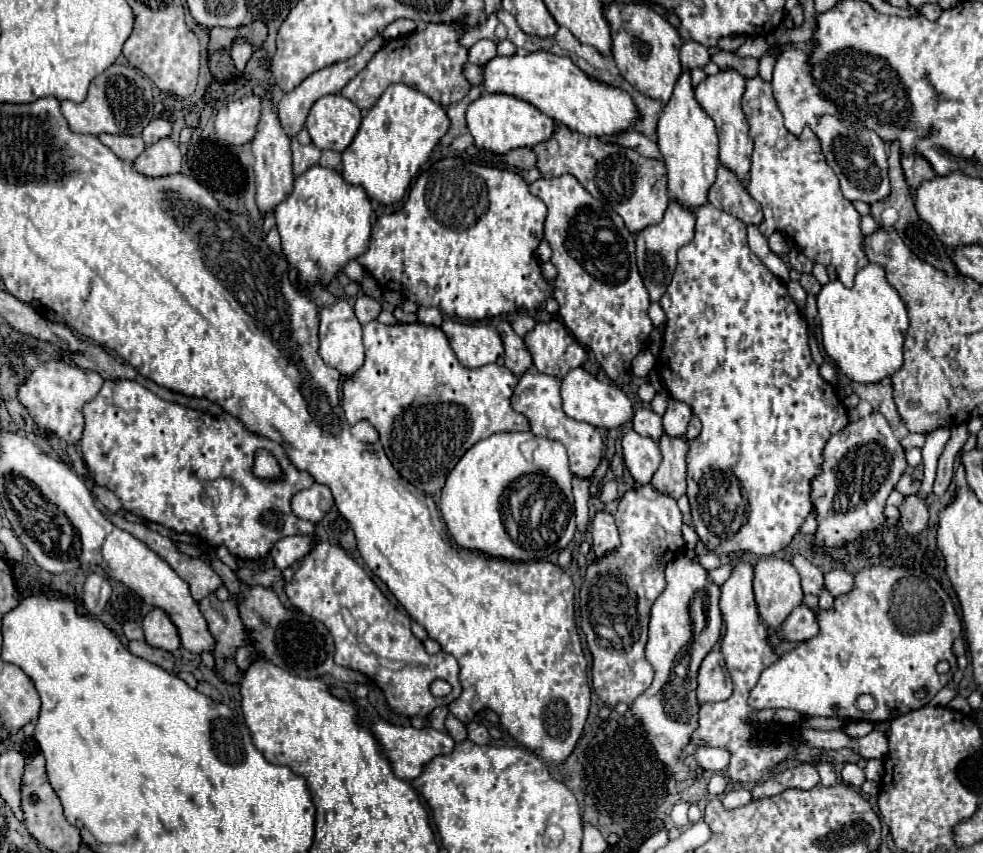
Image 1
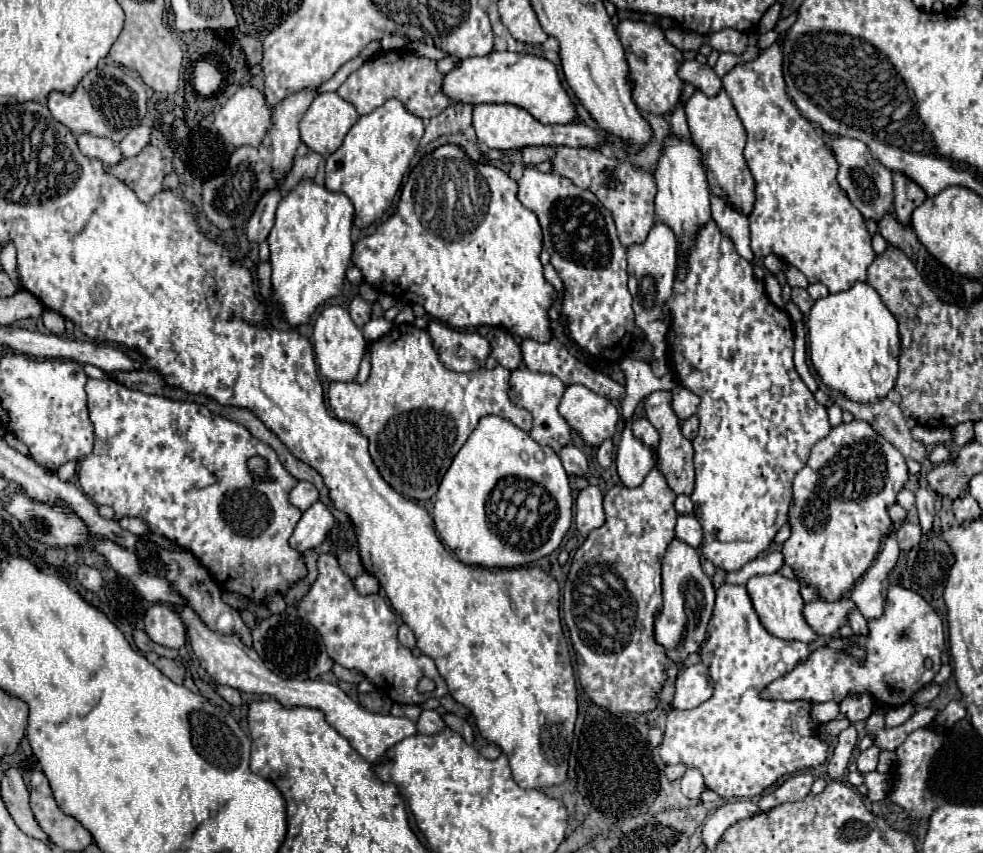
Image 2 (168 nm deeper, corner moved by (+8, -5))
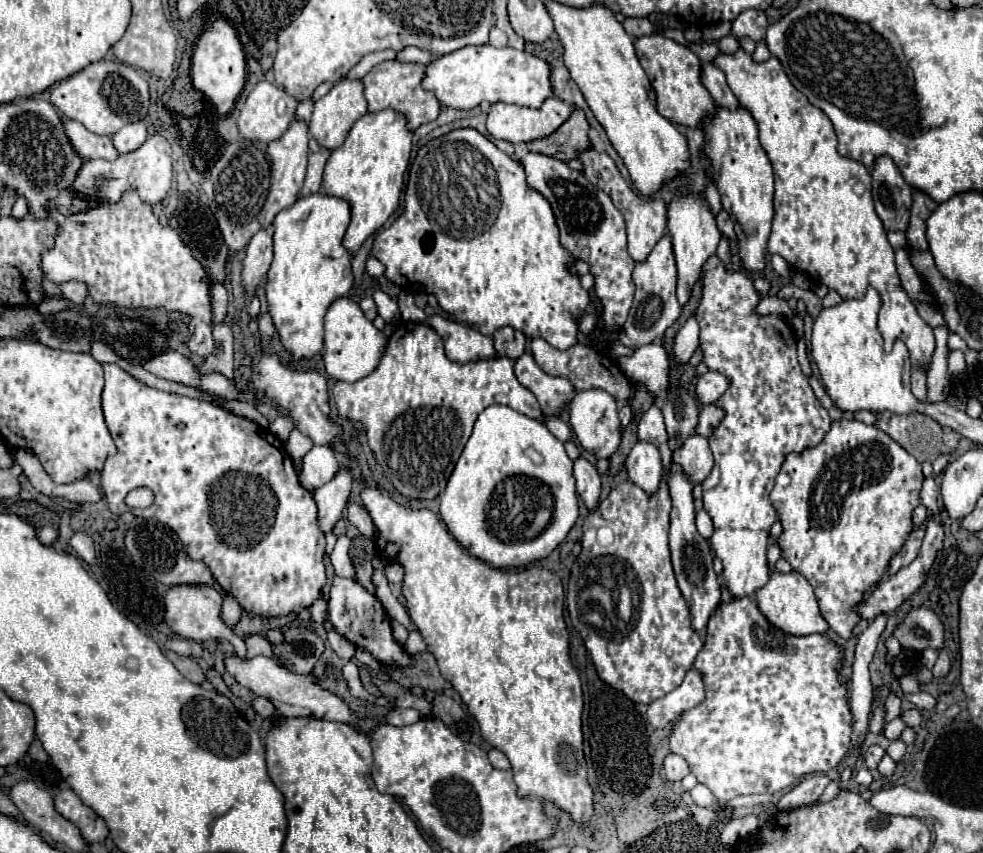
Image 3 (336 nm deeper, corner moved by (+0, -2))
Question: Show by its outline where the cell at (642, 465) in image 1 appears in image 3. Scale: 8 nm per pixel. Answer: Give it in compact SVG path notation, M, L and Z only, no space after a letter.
M636 442L626 458L626 470L632 484L640 486L648 496L656 494L662 480L662 458L656 446Z

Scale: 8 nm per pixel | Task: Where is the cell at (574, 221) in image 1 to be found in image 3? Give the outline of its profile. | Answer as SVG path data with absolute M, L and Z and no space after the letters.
M526 152L526 156L520 158L520 164L526 170L528 186L548 198L556 216L556 224L560 228L562 246L566 246L576 258L586 260L592 266L590 272L596 276L594 290L604 304L604 330L620 328L626 322L634 296L634 260L626 252L626 224L622 214L616 210L606 192L602 194L582 172L572 170L566 162L548 158L546 154Z

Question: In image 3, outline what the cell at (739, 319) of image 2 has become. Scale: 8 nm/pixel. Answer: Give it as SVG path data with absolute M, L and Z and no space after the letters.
M712 256L704 266L704 290L700 306L694 318L700 324L700 348L704 352L704 364L710 370L722 372L730 378L730 388L716 402L726 410L724 420L712 432L710 448L714 452L714 468L710 476L702 482L704 488L704 510L714 522L714 534L710 544L714 554L722 560L724 572L722 580L734 598L752 596L770 578L770 568L766 562L766 542L770 536L770 526L778 520L774 506L770 504L770 490L774 478L788 452L800 452L806 446L816 446L824 434L830 430L830 416L826 408L814 396L808 378L802 374L796 360L796 338L792 326L780 316L756 316L754 308L758 304L758 294L752 280L744 272L726 272L724 264Z

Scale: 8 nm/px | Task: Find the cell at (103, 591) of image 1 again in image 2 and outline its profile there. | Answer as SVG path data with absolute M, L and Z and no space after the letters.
M80 565L78 571L76 571L76 577L78 577L78 581L84 585L84 589L88 589L88 591L92 591L92 593L96 593L96 591L104 585L102 575L100 575L94 567Z

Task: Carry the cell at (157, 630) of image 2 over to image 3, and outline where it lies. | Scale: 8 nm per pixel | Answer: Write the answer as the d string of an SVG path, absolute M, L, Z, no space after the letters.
M180 584L180 586L172 586L164 598L166 604L166 624L180 634L182 638L190 638L196 642L206 642L206 640L228 640L232 642L236 656L244 658L246 656L246 642L244 638L236 636L232 628L228 628L224 624L224 620L220 618L220 608L222 608L222 600L224 596L214 588L214 586L196 586L196 584Z

